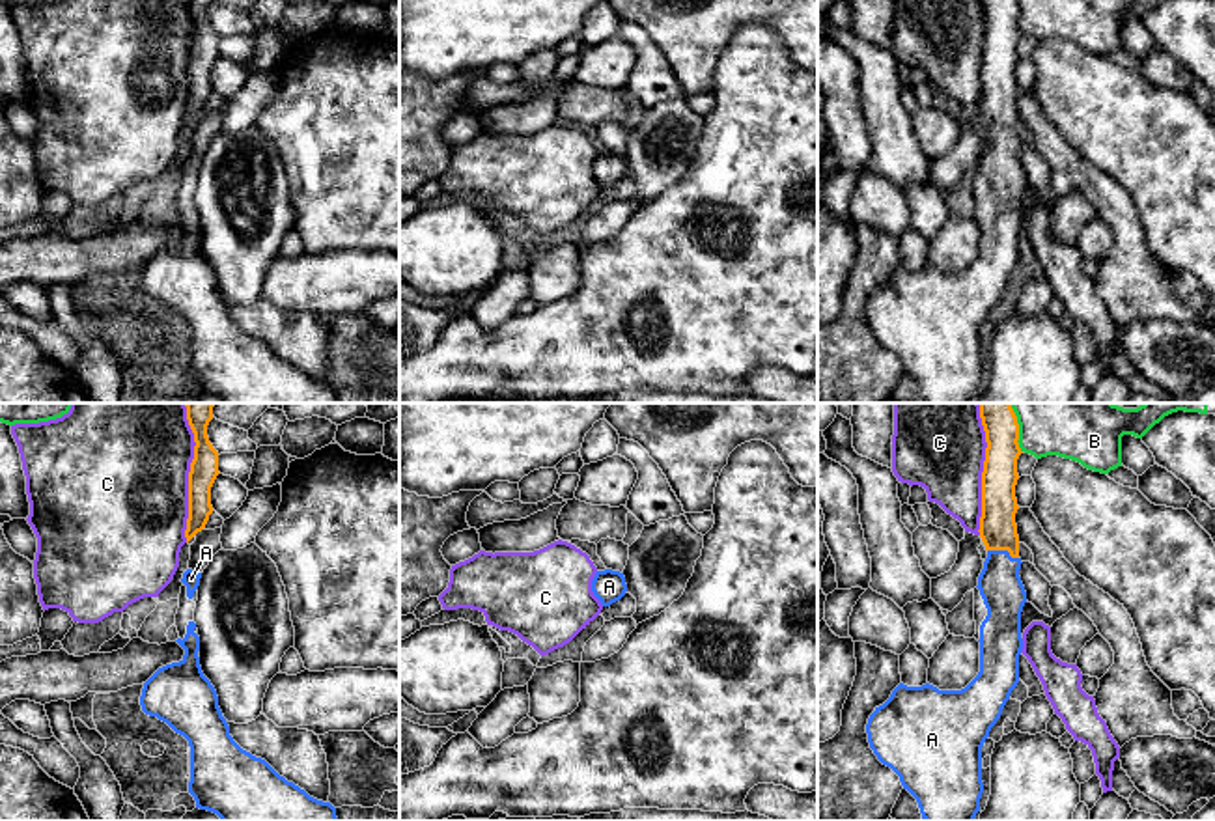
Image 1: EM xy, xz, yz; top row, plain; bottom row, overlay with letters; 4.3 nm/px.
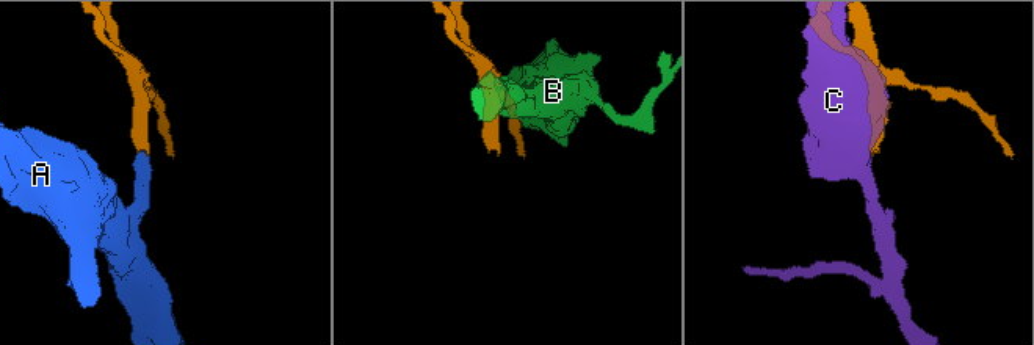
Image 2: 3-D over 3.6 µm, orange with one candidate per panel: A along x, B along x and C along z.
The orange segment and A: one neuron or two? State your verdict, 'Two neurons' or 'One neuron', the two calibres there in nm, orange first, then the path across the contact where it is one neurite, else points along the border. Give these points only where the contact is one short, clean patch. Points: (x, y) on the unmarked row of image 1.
One neuron. Thickness 160 nm (orange) against 190 nm. Path across: yz (997, 107), (1003, 131), (999, 165)

